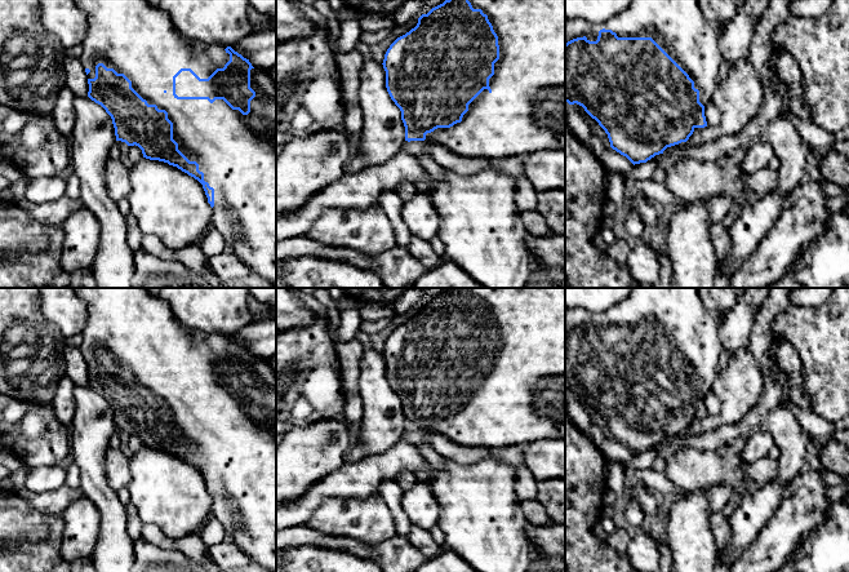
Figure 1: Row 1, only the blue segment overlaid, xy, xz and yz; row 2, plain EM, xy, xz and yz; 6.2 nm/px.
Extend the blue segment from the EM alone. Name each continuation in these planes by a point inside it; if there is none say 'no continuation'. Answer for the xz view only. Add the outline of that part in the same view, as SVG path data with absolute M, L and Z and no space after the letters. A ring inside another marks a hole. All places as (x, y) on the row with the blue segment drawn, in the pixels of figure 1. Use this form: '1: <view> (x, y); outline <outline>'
1: xz (525, 112); outline M468 0L474 9L481 9L488 15L494 32L498 36L499 59L494 63L494 75L489 79L490 92L484 89L470 105L462 121L450 128L437 128L426 134L431 143L448 147L459 156L481 159L503 159L506 156L521 156L546 150L565 150L565 0Z

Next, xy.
1: xy (236, 153); outline M74 0L88 19L86 35L81 43L84 52L80 62L89 68L88 79L95 77L95 66L103 63L117 74L124 74L132 88L159 110L168 112L173 123L173 139L178 150L199 164L204 181L214 189L212 225L223 238L227 248L250 270L268 280L276 288L276 83L268 71L250 70L250 88L255 97L250 101L250 112L243 115L232 110L223 99L210 103L208 99L177 99L173 96L173 76L181 68L191 68L200 79L208 79L217 68L230 61L227 46L194 41L182 35L169 14L146 0Z

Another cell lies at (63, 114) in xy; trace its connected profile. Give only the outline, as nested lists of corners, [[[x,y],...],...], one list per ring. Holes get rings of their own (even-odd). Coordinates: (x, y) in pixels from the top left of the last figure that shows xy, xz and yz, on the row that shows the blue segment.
[[[67,87],[61,89],[55,101],[54,110],[50,115],[59,133],[68,138],[72,134],[76,117],[74,107],[75,98],[76,96]]]

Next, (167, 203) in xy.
[[[142,158],[130,169],[132,192],[128,196],[130,214],[143,235],[157,236],[169,249],[181,250],[208,231],[213,208],[203,185],[177,167]]]

